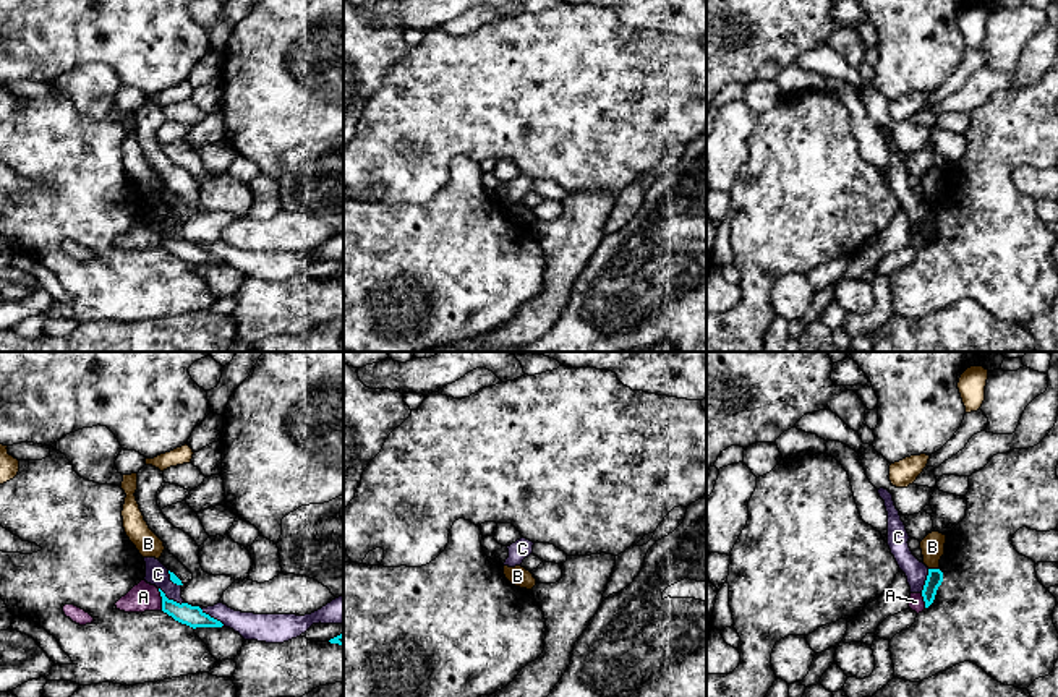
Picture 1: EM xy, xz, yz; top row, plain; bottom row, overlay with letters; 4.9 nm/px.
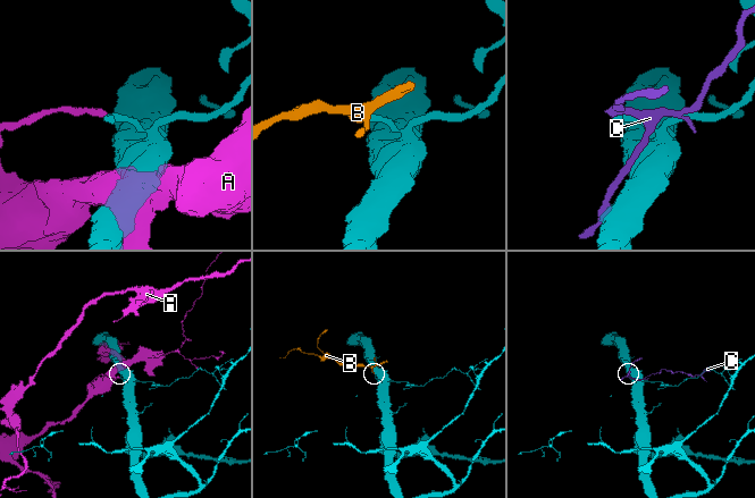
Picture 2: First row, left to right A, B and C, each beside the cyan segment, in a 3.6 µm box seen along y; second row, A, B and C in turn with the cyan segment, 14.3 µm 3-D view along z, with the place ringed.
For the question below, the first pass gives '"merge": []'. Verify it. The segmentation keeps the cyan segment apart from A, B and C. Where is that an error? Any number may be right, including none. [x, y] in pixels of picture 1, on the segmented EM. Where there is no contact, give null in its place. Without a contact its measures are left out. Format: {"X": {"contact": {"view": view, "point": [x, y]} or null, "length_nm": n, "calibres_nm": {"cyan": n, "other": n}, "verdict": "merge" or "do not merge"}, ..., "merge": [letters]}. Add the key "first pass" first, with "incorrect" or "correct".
{"first pass": "correct", "A": {"contact": {"view": "xy", "point": [162, 600]}, "length_nm": 110, "calibres_nm": {"cyan": 110, "other": 140}, "verdict": "do not merge"}, "B": {"contact": {"view": "yz", "point": [934, 569]}, "length_nm": 60, "calibres_nm": {"cyan": 80, "other": 120}, "verdict": "do not merge"}, "C": {"contact": {"view": "xy", "point": [170, 600]}, "length_nm": 150, "calibres_nm": {"cyan": 110, "other": 110}, "verdict": "do not merge"}, "merge": []}

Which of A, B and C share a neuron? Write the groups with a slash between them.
A / B / C

